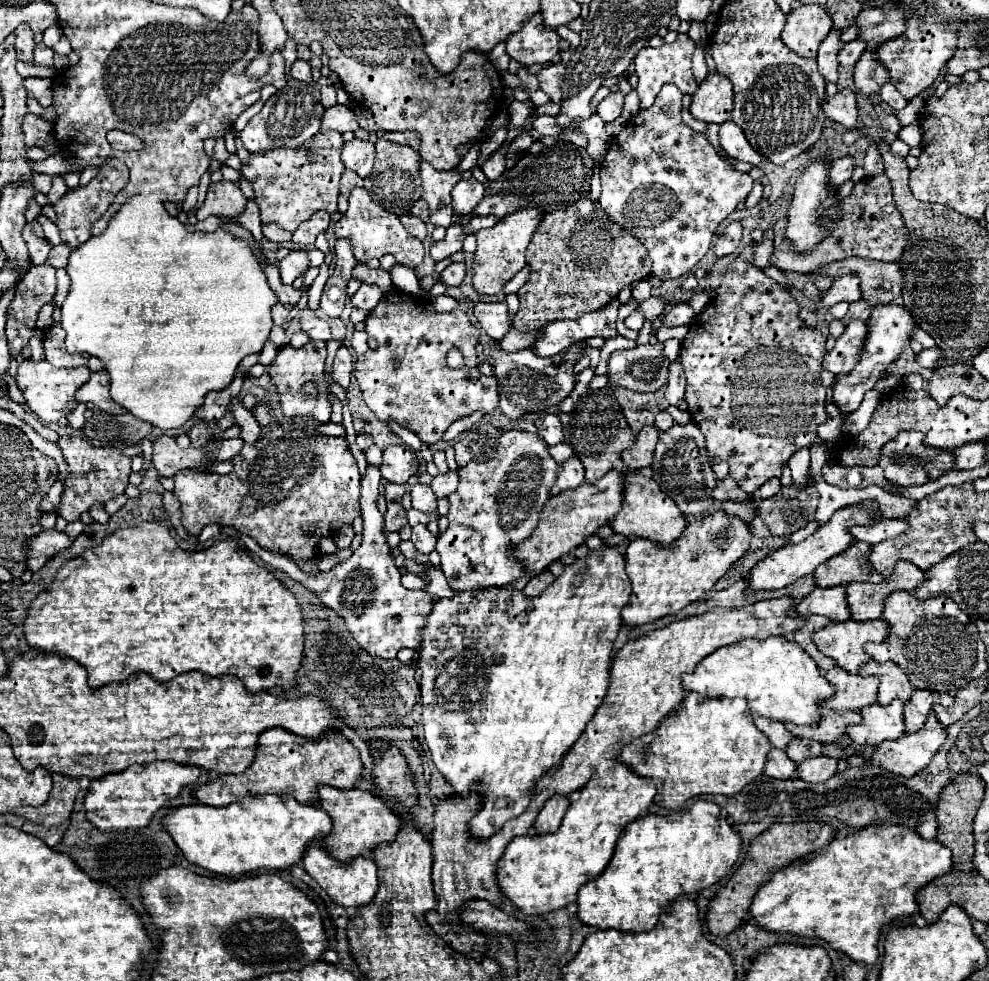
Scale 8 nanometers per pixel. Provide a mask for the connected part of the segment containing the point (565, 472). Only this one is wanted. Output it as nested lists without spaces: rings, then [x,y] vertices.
[[[570,456],[566,462],[560,464],[560,472],[558,472],[558,480],[556,484],[550,488],[552,496],[564,492],[564,490],[570,490],[570,488],[576,488],[584,482],[584,468],[582,468],[582,462],[576,458],[576,456]]]

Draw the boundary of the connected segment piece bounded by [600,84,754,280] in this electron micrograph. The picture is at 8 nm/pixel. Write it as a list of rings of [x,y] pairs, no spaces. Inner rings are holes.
[[[666,84],[656,102],[634,116],[628,126],[612,142],[602,168],[602,208],[630,234],[638,236],[654,262],[652,274],[660,280],[680,278],[690,272],[708,252],[718,224],[736,210],[736,204],[746,200],[754,180],[748,174],[736,172],[724,162],[704,134],[690,130],[682,118],[682,92],[674,84]],[[642,188],[658,188],[674,196],[674,212],[662,224],[630,224],[626,216],[626,200]]]

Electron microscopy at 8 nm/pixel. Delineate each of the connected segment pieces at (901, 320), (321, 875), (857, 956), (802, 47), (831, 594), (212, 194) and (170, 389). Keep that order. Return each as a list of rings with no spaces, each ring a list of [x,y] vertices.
[[[886,304],[886,306],[874,306],[872,314],[870,314],[870,324],[868,324],[868,340],[864,344],[864,352],[860,362],[856,364],[856,368],[848,374],[848,376],[840,376],[832,388],[834,394],[834,402],[838,404],[838,408],[842,412],[854,412],[860,402],[862,396],[874,388],[874,384],[878,382],[878,378],[890,370],[890,364],[896,362],[896,356],[902,352],[902,344],[910,342],[910,334],[914,332],[916,324],[910,316],[910,312],[904,306],[894,306],[894,304]]]
[[[310,846],[306,848],[306,856],[302,856],[302,866],[320,884],[320,888],[326,890],[326,894],[344,908],[368,904],[378,890],[378,868],[370,858],[358,856],[350,866],[346,866],[344,862],[330,858],[322,846]]]
[[[874,822],[842,840],[834,838],[826,848],[778,870],[754,896],[750,916],[764,930],[820,938],[826,940],[834,950],[844,952],[854,962],[874,964],[878,960],[880,930],[896,918],[912,916],[918,908],[914,900],[916,890],[920,890],[926,882],[944,876],[950,870],[950,864],[950,850],[936,840],[924,840],[914,830],[898,824],[882,822],[882,826],[878,826]]]
[[[818,4],[796,8],[782,30],[782,42],[802,58],[816,58],[818,46],[828,36],[832,18]]]
[[[844,586],[814,588],[808,596],[804,596],[796,604],[796,612],[800,616],[820,614],[830,618],[832,622],[846,622],[850,620],[850,610],[846,604],[846,588]]]
[[[214,182],[208,188],[208,196],[204,204],[198,208],[196,218],[204,220],[210,214],[214,216],[224,216],[224,218],[234,218],[238,216],[246,206],[246,196],[242,194],[240,186],[234,182]]]
[[[152,196],[128,198],[120,206],[120,210],[112,216],[108,228],[102,234],[92,236],[86,244],[82,244],[82,248],[76,248],[70,254],[66,272],[70,276],[70,292],[62,306],[62,328],[66,332],[66,348],[70,352],[84,352],[84,354],[90,354],[90,356],[96,356],[98,360],[102,360],[104,368],[110,374],[112,400],[116,404],[120,404],[124,410],[128,410],[132,416],[136,416],[144,422],[150,422],[152,426],[156,426],[160,430],[182,428],[186,424],[186,420],[190,420],[194,416],[196,408],[200,408],[204,404],[204,398],[208,392],[218,392],[218,390],[228,388],[240,360],[244,356],[260,352],[264,348],[264,342],[268,340],[270,328],[274,324],[270,318],[270,310],[278,300],[276,300],[276,294],[272,292],[272,288],[268,286],[266,274],[262,272],[260,262],[254,258],[248,242],[242,238],[236,238],[234,234],[230,234],[228,230],[222,230],[222,228],[218,228],[216,232],[210,232],[210,234],[208,232],[188,232],[184,228],[184,224],[180,224],[178,218],[172,218],[166,212],[164,204]]]

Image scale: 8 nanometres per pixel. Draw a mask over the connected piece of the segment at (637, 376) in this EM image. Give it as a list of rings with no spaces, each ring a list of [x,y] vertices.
[[[662,342],[618,350],[610,356],[608,380],[636,392],[656,392],[668,380],[668,366]]]

